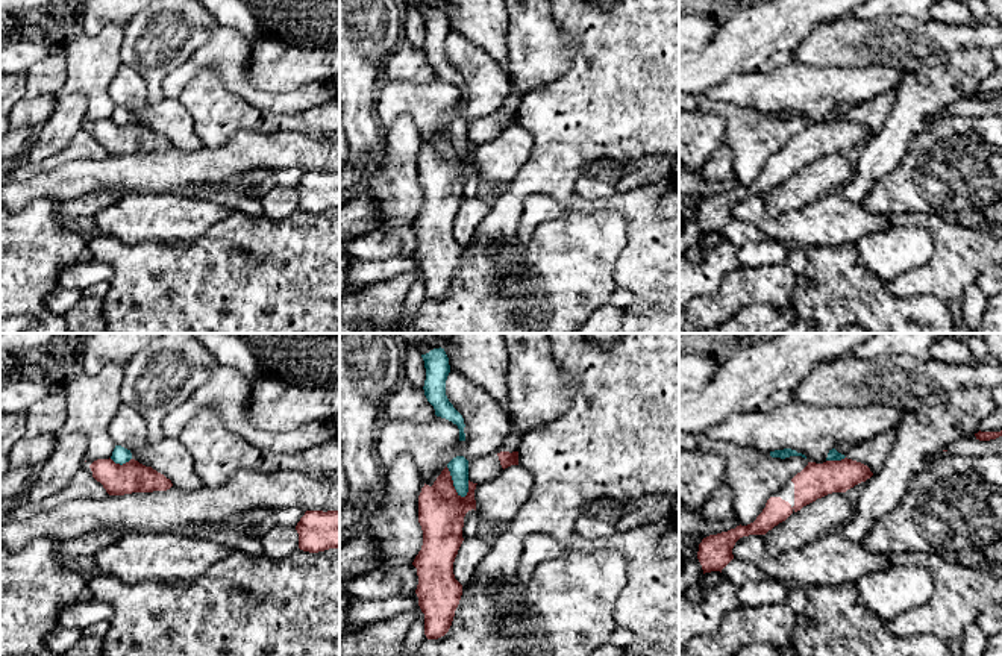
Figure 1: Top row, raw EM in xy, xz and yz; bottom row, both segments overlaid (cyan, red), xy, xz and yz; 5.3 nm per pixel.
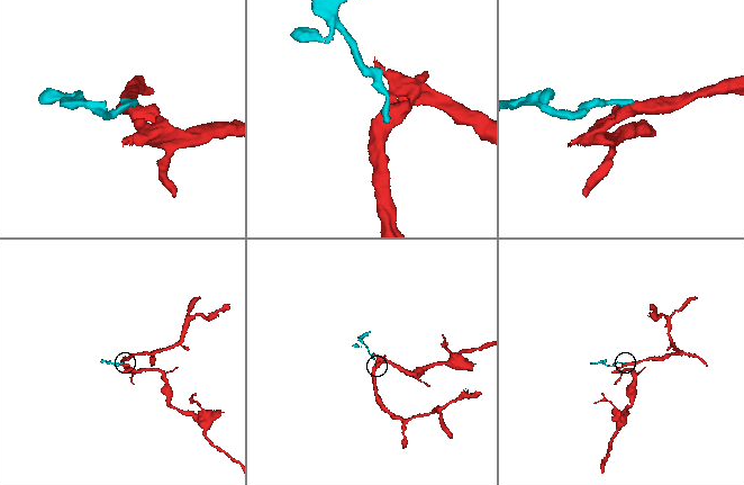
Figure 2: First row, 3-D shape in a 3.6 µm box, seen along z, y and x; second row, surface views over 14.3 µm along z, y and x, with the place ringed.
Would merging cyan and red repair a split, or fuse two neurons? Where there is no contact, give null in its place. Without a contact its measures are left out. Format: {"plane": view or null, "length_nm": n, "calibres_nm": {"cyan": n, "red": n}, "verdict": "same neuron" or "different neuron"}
{"plane": "xz", "length_nm": 190, "calibres_nm": {"cyan": 110, "red": 240}, "verdict": "different neuron"}

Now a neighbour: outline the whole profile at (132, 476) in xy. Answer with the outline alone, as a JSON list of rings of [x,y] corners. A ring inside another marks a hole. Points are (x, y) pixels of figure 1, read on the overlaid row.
[[[97,459],[89,465],[92,477],[103,485],[109,495],[124,495],[132,492],[167,491],[171,480],[152,467],[146,467],[135,459],[120,465],[109,459]]]

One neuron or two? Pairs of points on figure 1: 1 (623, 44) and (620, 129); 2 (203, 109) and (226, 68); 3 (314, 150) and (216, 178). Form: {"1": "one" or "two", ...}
{"1": "one", "2": "two", "3": "one"}

